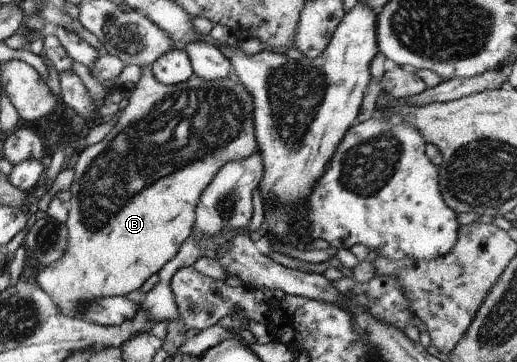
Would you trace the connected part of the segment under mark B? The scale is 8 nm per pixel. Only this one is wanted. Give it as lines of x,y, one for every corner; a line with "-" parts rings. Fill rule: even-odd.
140,66
140,80
135,85
126,89
126,96
123,100
121,108
114,118
114,126
112,130
93,146
86,147
76,158
74,164
74,178
70,184
68,191
71,193
70,200
66,203
67,218
66,226
66,248
64,254
50,266
40,268
36,274
35,282
38,287
46,293
52,304
58,308
60,314
64,316
77,316
82,314
82,306
90,300
96,298
110,298
114,296
126,296
127,293
137,290
152,274
160,271
160,268
174,254
178,252
178,248
184,243
184,240
190,235
192,222
194,221
194,208
197,204
200,192
208,186
216,172
230,160
242,160
248,158
250,154
257,152
257,143
253,134
252,120
252,100
250,94
246,92
246,88
242,84
224,78
224,80
212,80
206,82
198,78
198,76
190,76
188,80
180,82
176,85
162,85
158,80
154,79
151,72
151,66

